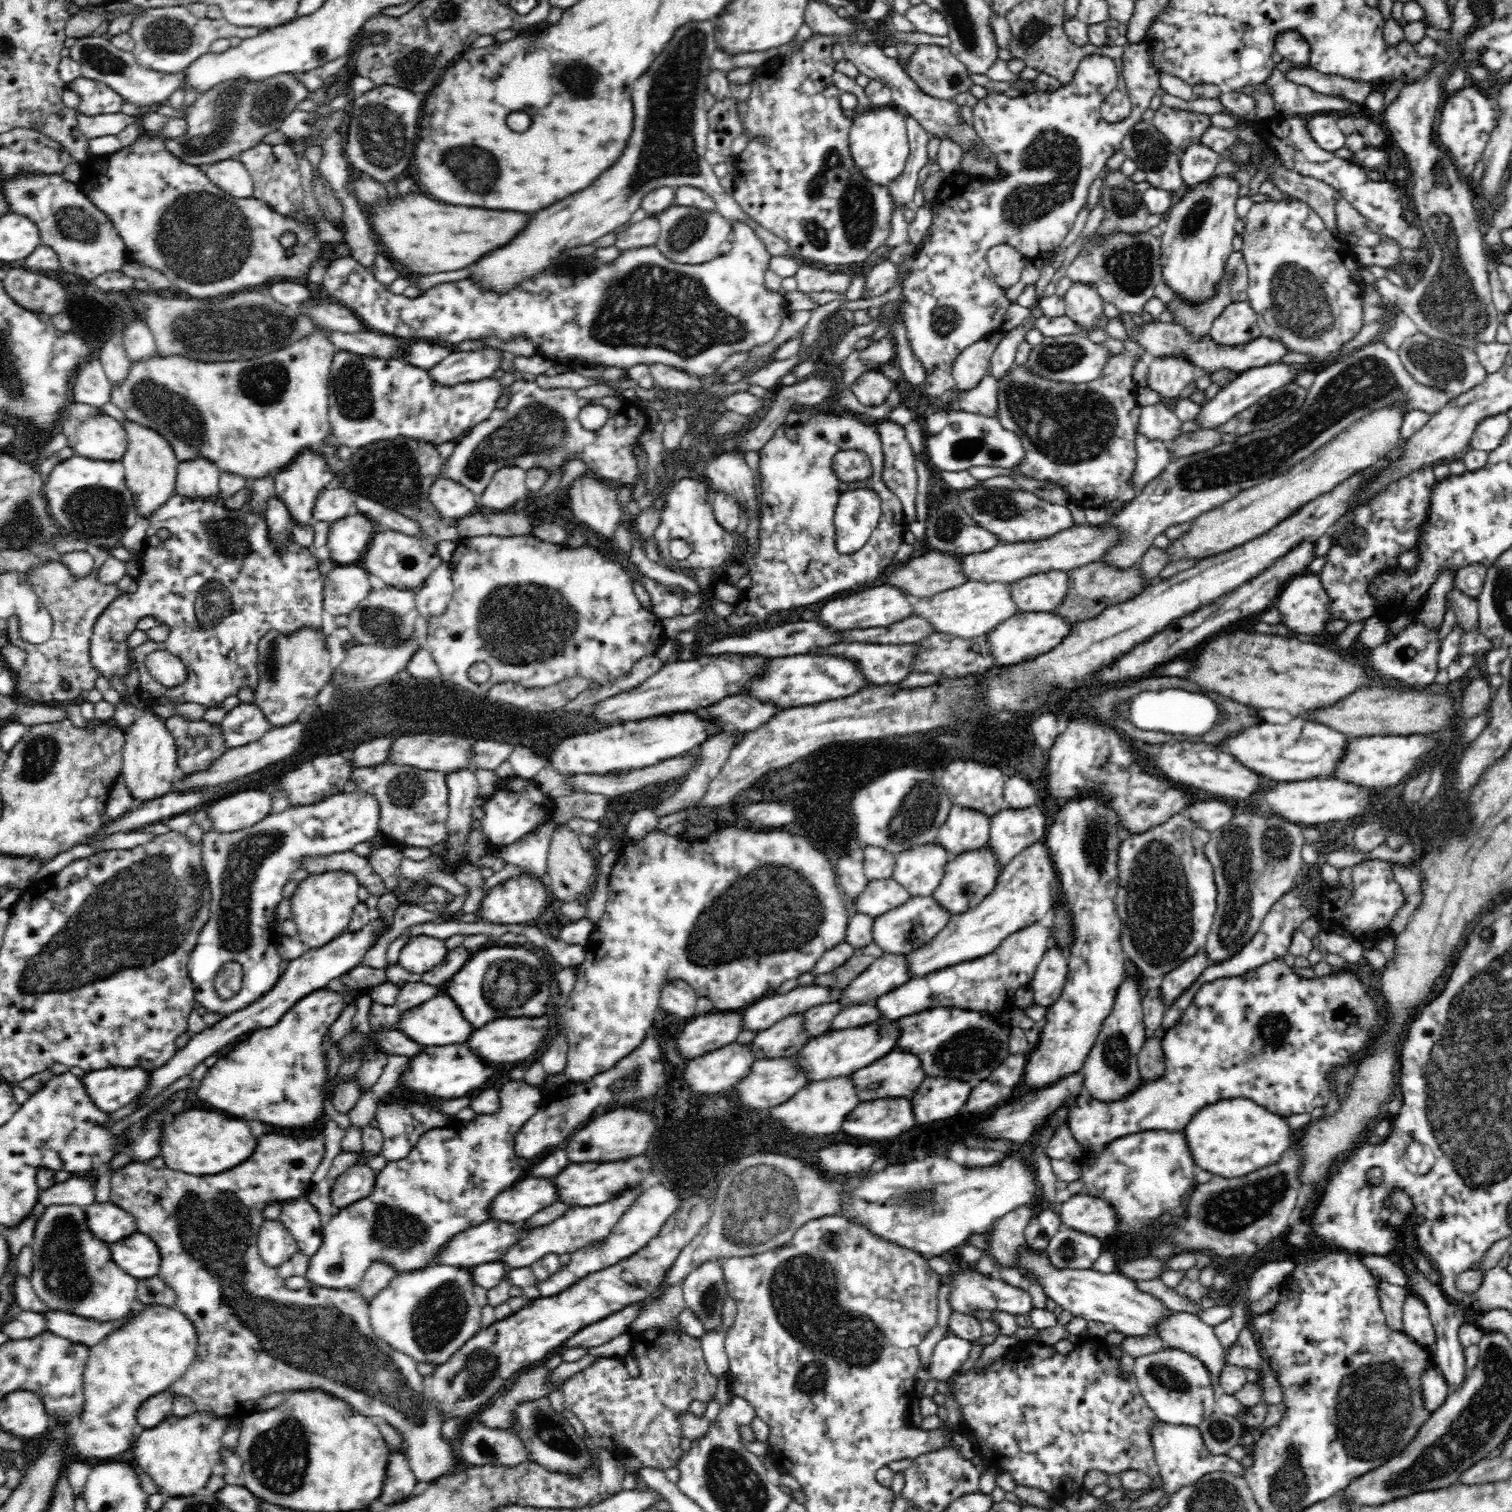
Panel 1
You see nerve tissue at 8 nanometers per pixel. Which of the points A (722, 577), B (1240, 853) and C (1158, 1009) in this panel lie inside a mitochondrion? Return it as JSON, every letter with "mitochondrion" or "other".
{"A":"other","B":"mitochondrion","C":"other"}

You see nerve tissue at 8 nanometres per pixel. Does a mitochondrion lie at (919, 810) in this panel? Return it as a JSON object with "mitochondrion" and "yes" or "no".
{"mitochondrion":"yes"}

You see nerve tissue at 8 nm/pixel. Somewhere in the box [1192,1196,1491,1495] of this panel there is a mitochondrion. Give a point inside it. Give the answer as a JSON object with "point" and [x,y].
{"point":[1374,1410]}

